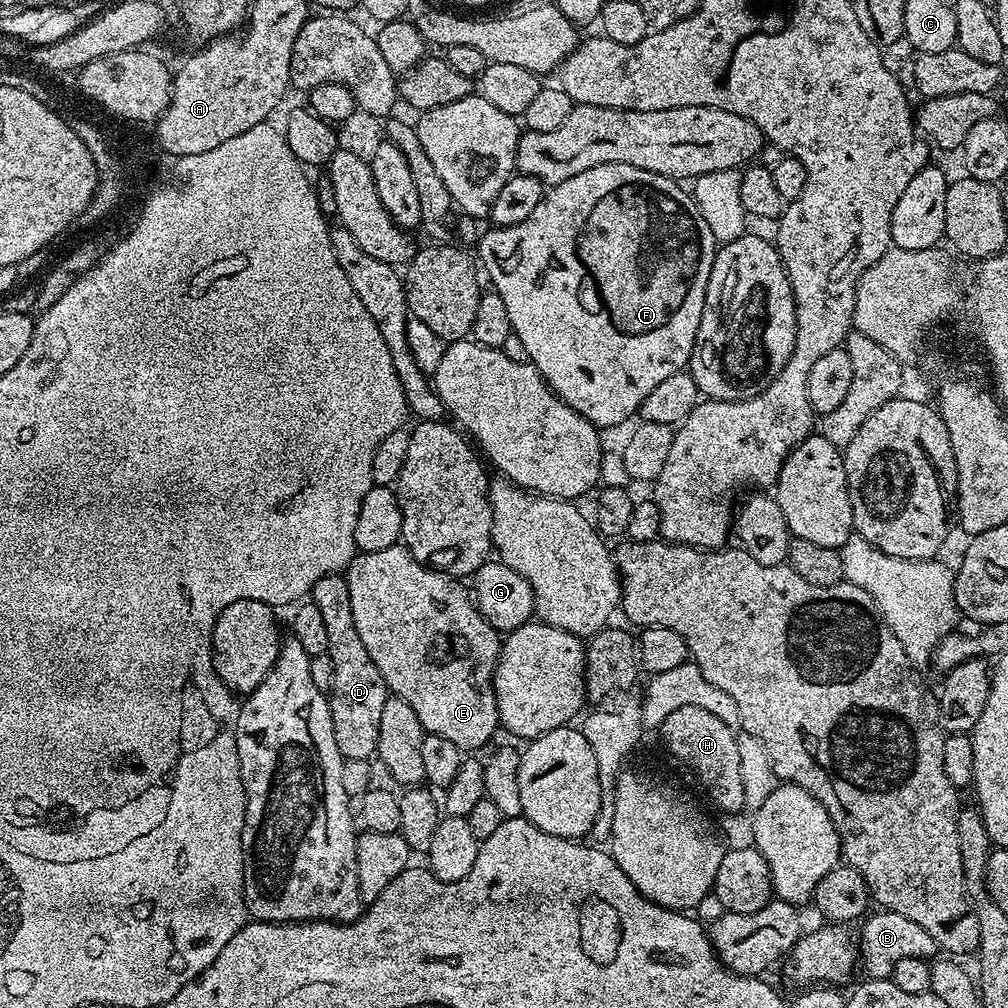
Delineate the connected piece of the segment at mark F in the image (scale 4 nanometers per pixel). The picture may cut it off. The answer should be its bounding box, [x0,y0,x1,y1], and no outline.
[479,166,718,429]

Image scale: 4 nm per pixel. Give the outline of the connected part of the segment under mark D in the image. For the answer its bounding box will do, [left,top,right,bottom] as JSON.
[310,575,389,760]

